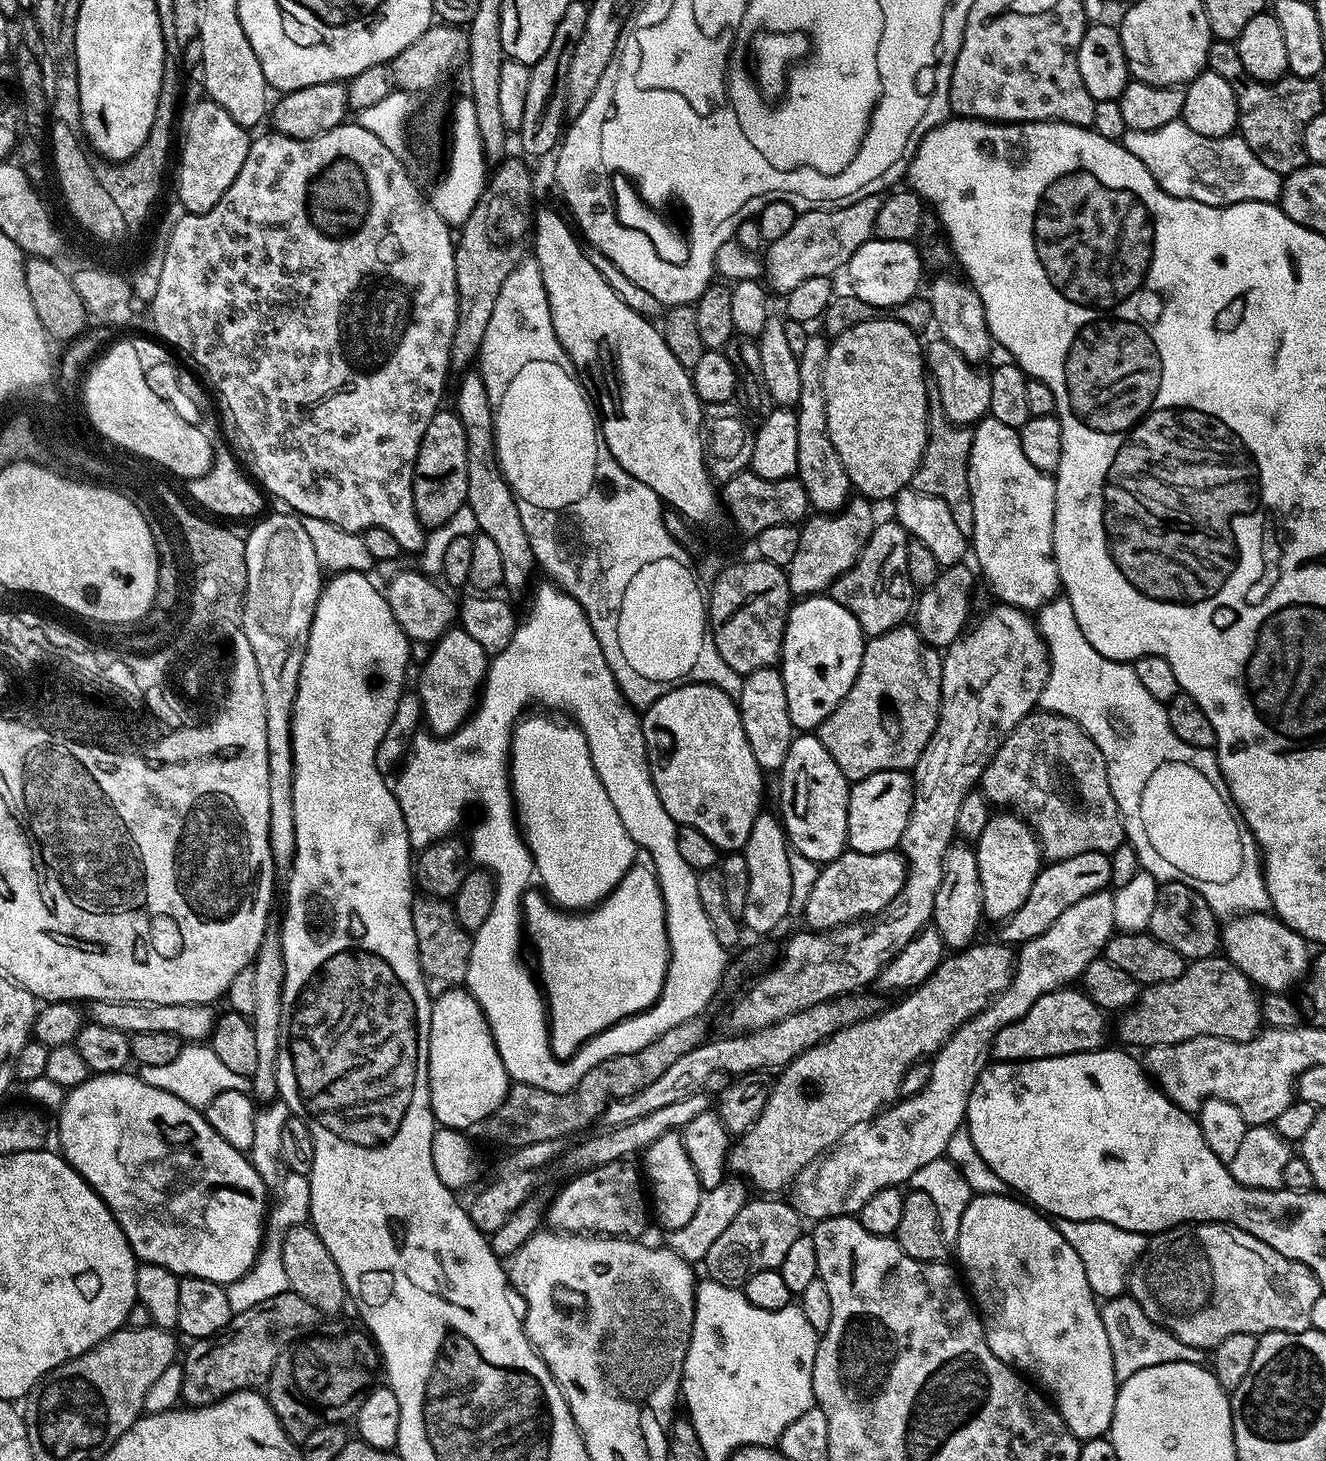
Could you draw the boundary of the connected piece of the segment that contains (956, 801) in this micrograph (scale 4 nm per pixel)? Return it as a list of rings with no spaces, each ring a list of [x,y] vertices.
[[[999,602],[993,605],[977,624],[975,621],[970,630],[965,631],[959,640],[955,640],[942,652],[944,665],[936,733],[932,735],[918,758],[916,767],[910,772],[914,785],[912,813],[898,845],[908,866],[908,876],[904,879],[900,893],[874,917],[865,918],[855,924],[842,924],[831,930],[803,930],[804,932],[794,933],[785,942],[780,961],[778,956],[771,967],[757,975],[761,976],[749,986],[748,992],[742,993],[733,1002],[732,1009],[728,1012],[729,1033],[757,1032],[759,1028],[770,1026],[818,1002],[835,1000],[838,996],[856,994],[867,989],[864,987],[875,981],[876,975],[908,945],[910,938],[929,927],[934,910],[934,894],[938,894],[938,882],[942,882],[946,850],[954,843],[957,835],[958,806],[962,806],[962,798],[966,798],[966,794],[973,791],[974,785],[979,781],[982,762],[987,761],[990,753],[1000,747],[1001,739],[1009,736],[1014,726],[1018,726],[1022,718],[1039,705],[1052,665],[1048,661],[1048,647],[1040,636],[1037,621],[1033,617],[1031,620],[1028,617],[1031,615],[1025,609]]]

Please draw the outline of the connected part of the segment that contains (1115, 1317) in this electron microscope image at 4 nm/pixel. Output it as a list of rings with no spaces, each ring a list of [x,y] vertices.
[[[1131,1294],[1104,1300],[1100,1317],[1102,1326],[1106,1326],[1106,1338],[1110,1338],[1110,1350],[1114,1358],[1117,1381],[1123,1382],[1126,1378],[1130,1378],[1130,1374],[1138,1374],[1138,1370],[1146,1370],[1146,1366],[1162,1366],[1166,1362],[1205,1363],[1205,1349],[1188,1346],[1174,1333],[1165,1330],[1161,1324],[1156,1324]]]

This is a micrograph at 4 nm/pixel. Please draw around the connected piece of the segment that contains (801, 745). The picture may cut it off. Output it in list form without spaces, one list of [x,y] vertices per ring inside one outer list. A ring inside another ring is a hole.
[[[796,734],[786,762],[778,769],[780,809],[778,815],[788,834],[788,843],[798,854],[825,865],[846,851],[848,843],[848,790],[850,781],[830,758],[819,735]]]

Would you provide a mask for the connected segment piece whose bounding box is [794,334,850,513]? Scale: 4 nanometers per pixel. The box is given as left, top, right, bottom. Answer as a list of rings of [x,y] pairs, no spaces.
[[[810,334],[806,338],[806,347],[799,356],[798,379],[802,387],[798,389],[798,402],[794,408],[798,418],[798,470],[796,476],[806,490],[809,505],[817,513],[838,513],[850,499],[850,485],[846,470],[838,458],[838,450],[834,450],[834,442],[830,442],[830,430],[826,426],[826,390],[822,386],[822,374],[826,366],[829,341],[823,335],[820,336]]]

